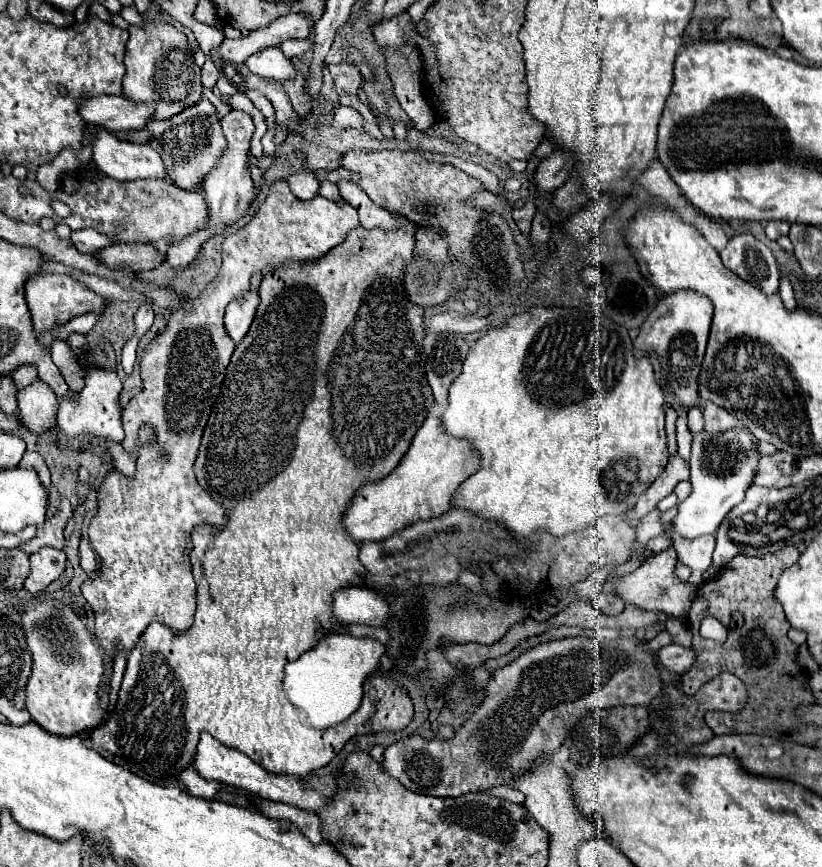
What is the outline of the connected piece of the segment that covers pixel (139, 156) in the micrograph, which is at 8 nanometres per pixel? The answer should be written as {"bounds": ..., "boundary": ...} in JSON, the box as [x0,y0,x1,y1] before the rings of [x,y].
{"bounds":[93,126,165,180],"boundary":[[[101,126],[93,138],[93,162],[99,172],[115,180],[165,178],[163,160],[153,148],[123,142]]]}

